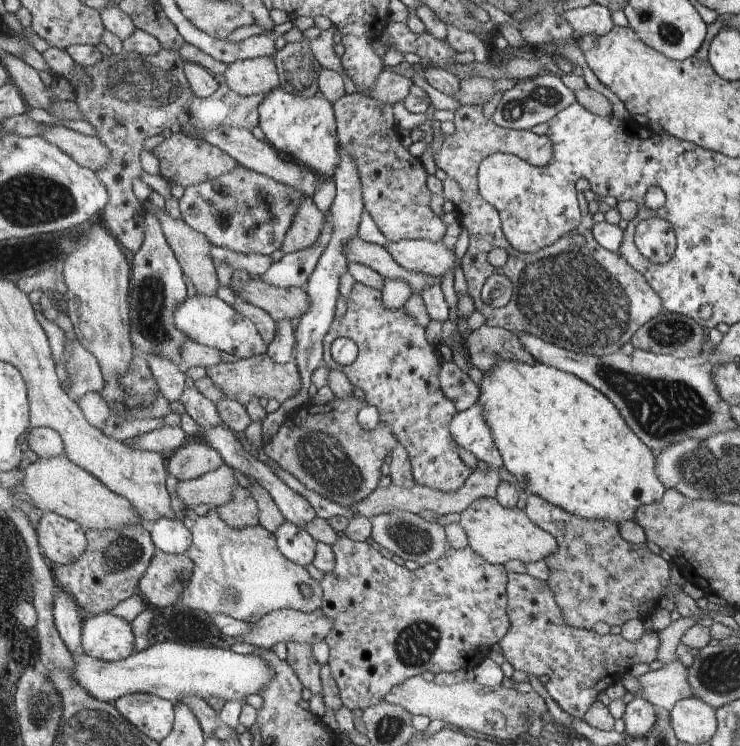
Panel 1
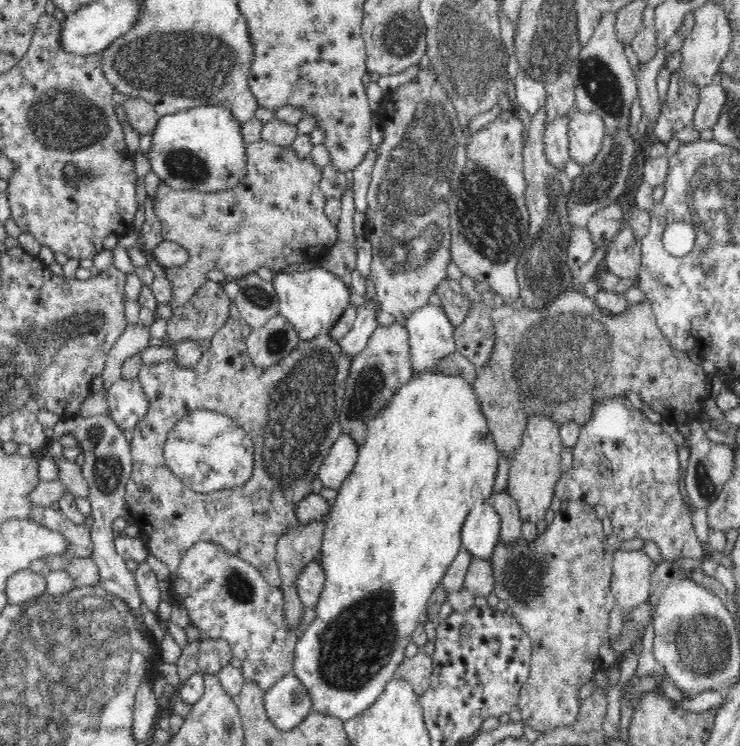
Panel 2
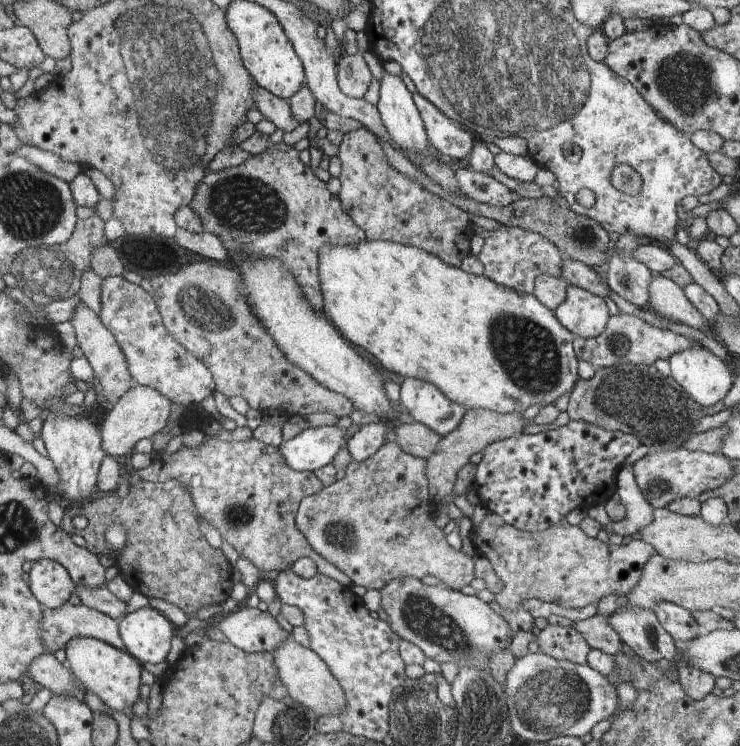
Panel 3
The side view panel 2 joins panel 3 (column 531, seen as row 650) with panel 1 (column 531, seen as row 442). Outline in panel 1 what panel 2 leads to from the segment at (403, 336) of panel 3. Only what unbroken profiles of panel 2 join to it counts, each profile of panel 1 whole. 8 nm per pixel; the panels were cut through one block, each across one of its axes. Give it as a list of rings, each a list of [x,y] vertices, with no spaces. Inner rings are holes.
[[[502,359],[498,361],[489,371],[486,371],[478,385],[479,394],[477,403],[483,408],[486,424],[489,424],[493,435],[493,441],[497,445],[497,449],[502,453],[503,466],[508,472],[516,476],[520,488],[523,488],[527,495],[538,495],[550,504],[558,505],[565,509],[566,512],[574,513],[583,519],[608,519],[622,523],[635,518],[635,512],[638,507],[652,504],[659,501],[666,492],[665,486],[656,474],[655,454],[651,448],[631,431],[629,425],[626,424],[621,412],[618,412],[617,405],[609,399],[609,397],[600,392],[593,385],[588,384],[574,373],[563,371],[562,369],[545,365],[540,362],[534,364],[526,364],[517,360]]]

